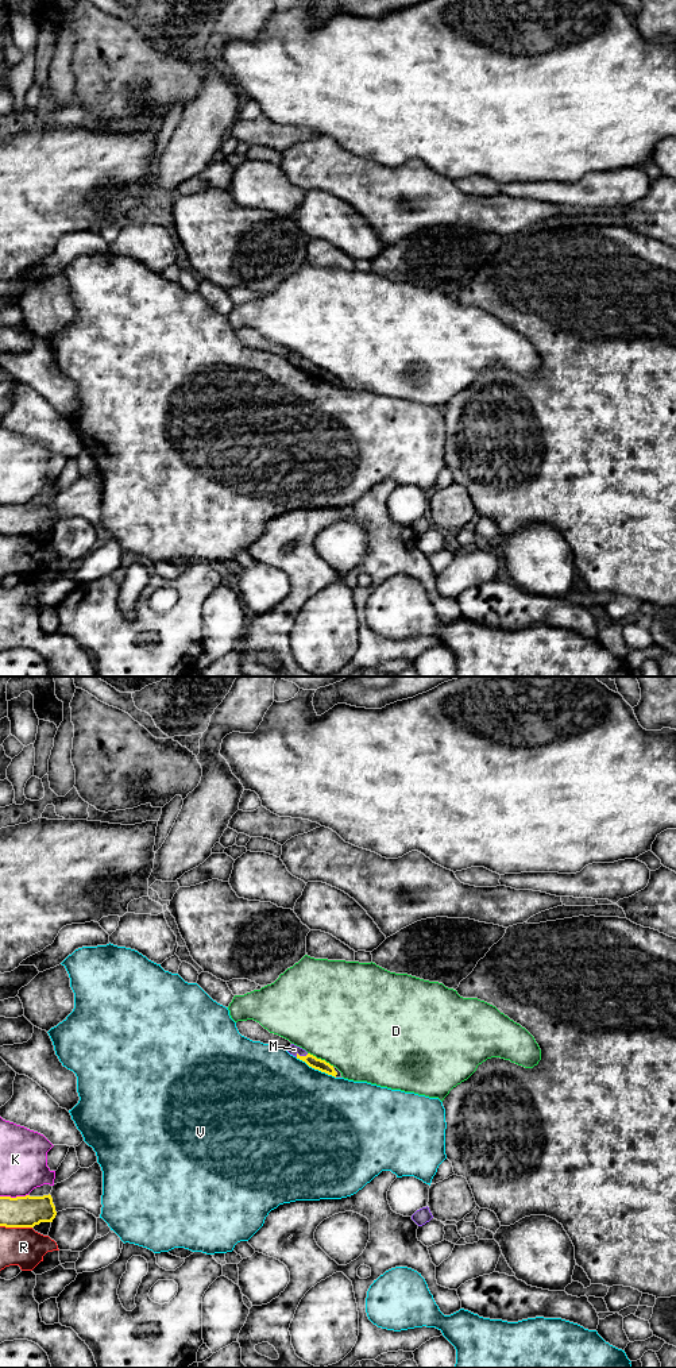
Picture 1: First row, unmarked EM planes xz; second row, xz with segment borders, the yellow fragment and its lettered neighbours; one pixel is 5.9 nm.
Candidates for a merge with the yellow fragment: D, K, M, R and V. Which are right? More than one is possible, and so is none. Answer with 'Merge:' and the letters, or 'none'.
Merge: M

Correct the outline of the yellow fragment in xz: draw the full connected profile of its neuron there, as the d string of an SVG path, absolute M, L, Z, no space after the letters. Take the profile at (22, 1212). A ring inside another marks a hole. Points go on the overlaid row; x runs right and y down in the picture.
M51 1195L0 1196L0 1226L34 1228L40 1222L53 1222L57 1211Z

